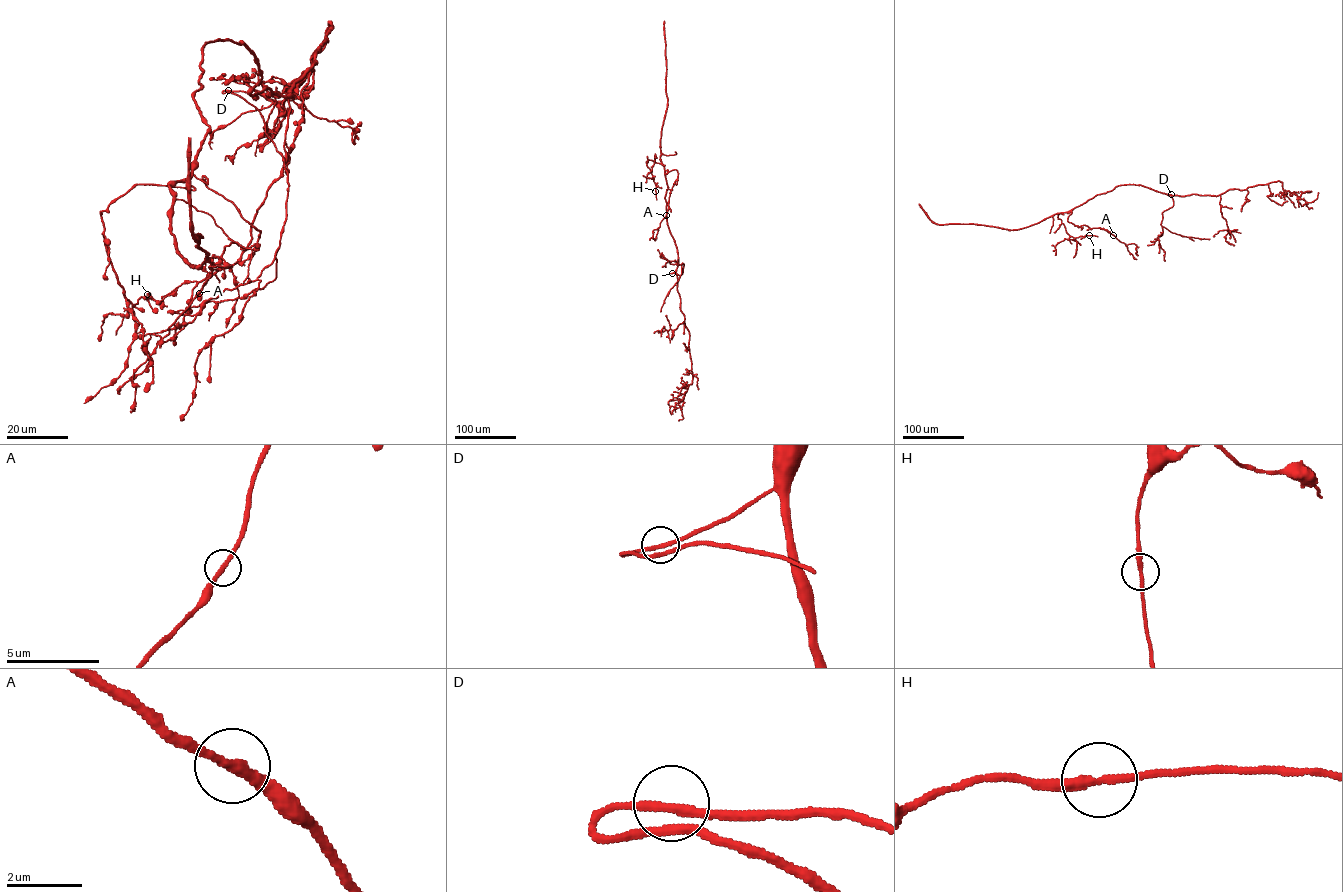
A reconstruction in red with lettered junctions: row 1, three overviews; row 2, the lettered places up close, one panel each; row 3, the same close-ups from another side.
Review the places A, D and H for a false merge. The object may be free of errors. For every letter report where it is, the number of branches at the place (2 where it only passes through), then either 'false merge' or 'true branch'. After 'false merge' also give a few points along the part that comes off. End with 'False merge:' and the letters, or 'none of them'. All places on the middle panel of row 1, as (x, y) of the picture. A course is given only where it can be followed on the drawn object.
A: at (666, 215); 2 branches meet; true branch
D: at (672, 273); 2 branches meet; true branch
H: at (655, 191); 2 branches meet; true branch
False merge: none of them

